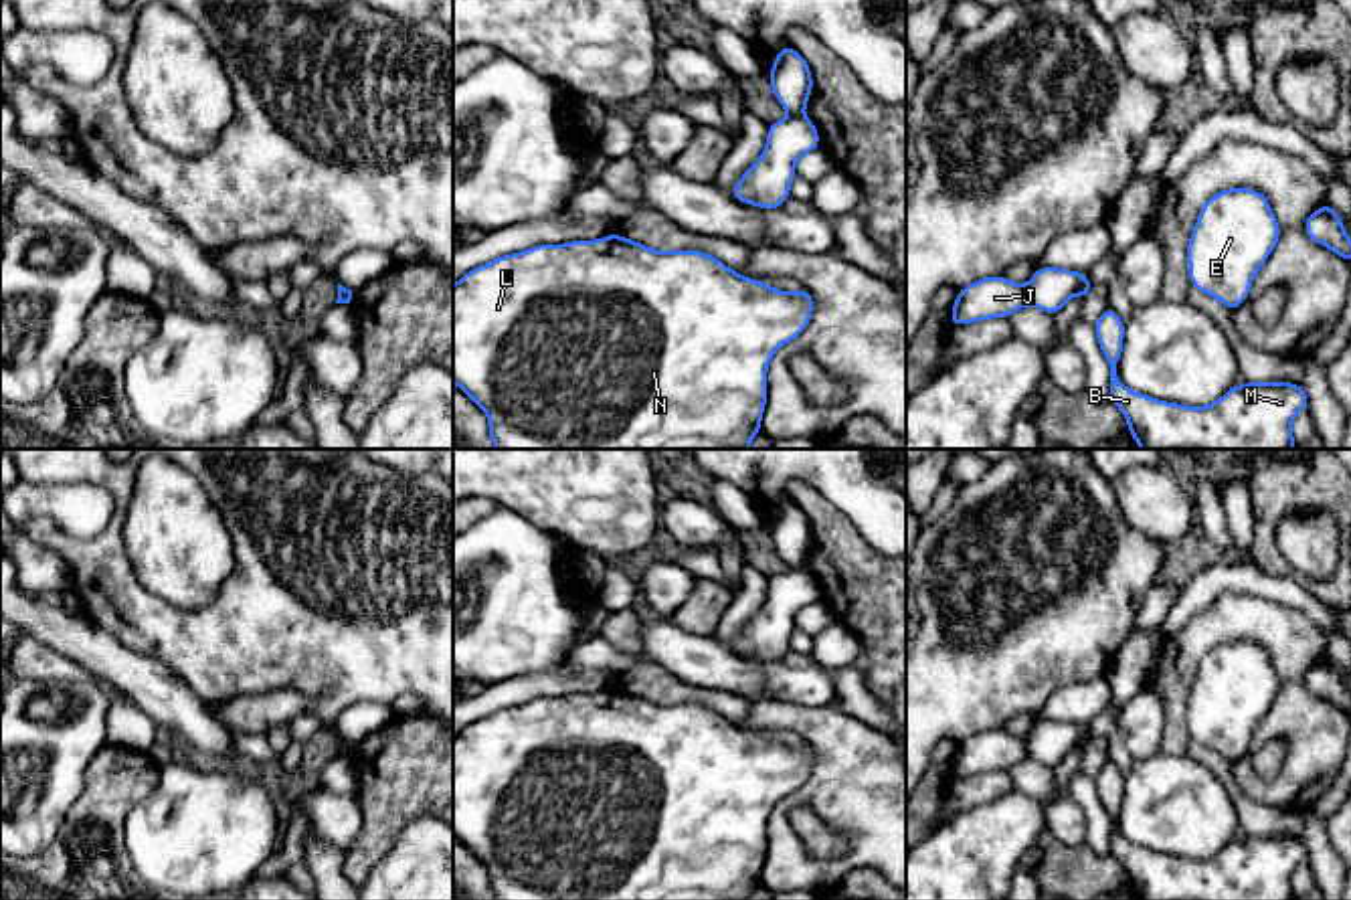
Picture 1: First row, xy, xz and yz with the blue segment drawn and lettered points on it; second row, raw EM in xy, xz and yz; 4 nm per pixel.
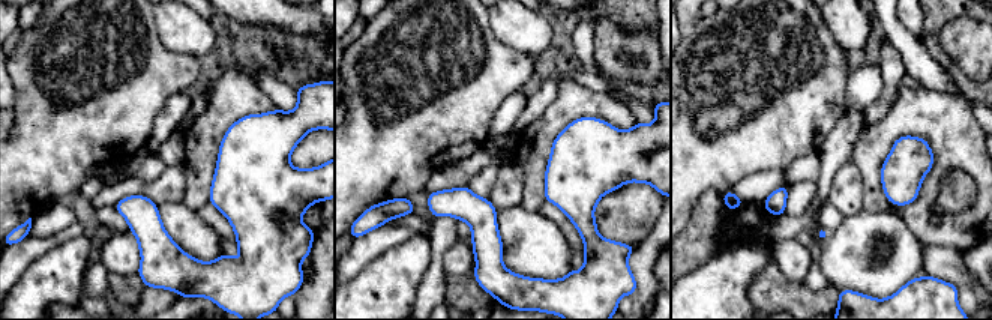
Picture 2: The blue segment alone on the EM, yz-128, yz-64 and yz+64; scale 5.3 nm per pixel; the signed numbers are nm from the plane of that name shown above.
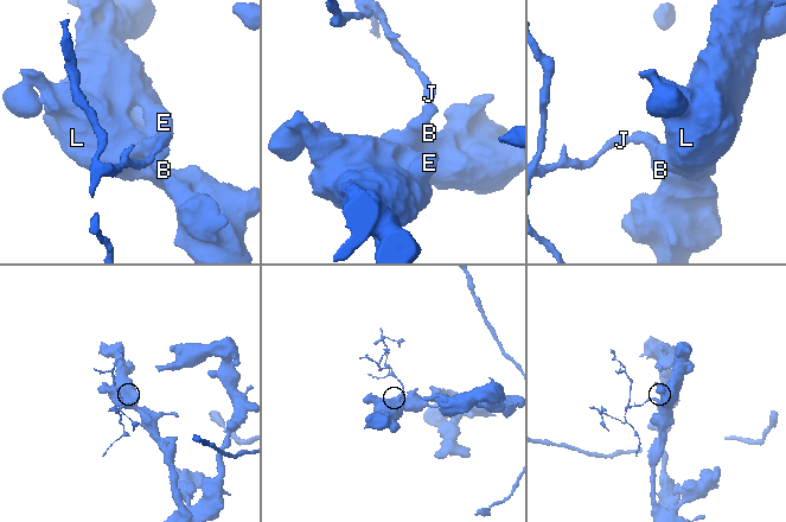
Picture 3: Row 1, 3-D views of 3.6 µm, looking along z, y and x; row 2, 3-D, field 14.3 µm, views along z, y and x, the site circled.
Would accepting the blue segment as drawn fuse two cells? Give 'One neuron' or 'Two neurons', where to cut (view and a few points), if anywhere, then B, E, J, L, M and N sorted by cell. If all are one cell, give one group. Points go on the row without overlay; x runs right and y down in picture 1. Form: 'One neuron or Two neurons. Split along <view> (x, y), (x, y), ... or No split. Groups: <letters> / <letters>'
Two neurons. Split along yz (1024, 741), (1028, 755). Groups: B E L M N / J

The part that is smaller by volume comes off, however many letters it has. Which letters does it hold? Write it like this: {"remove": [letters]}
{"remove": ["J"]}

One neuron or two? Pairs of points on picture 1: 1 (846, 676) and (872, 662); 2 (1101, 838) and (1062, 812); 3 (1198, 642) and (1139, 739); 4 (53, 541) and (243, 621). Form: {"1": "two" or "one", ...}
{"1": "two", "2": "two", "3": "two", "4": "one"}

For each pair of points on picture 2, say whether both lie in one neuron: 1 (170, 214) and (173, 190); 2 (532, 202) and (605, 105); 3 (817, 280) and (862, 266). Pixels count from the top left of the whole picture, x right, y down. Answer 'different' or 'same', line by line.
1: different
2: same
3: different

